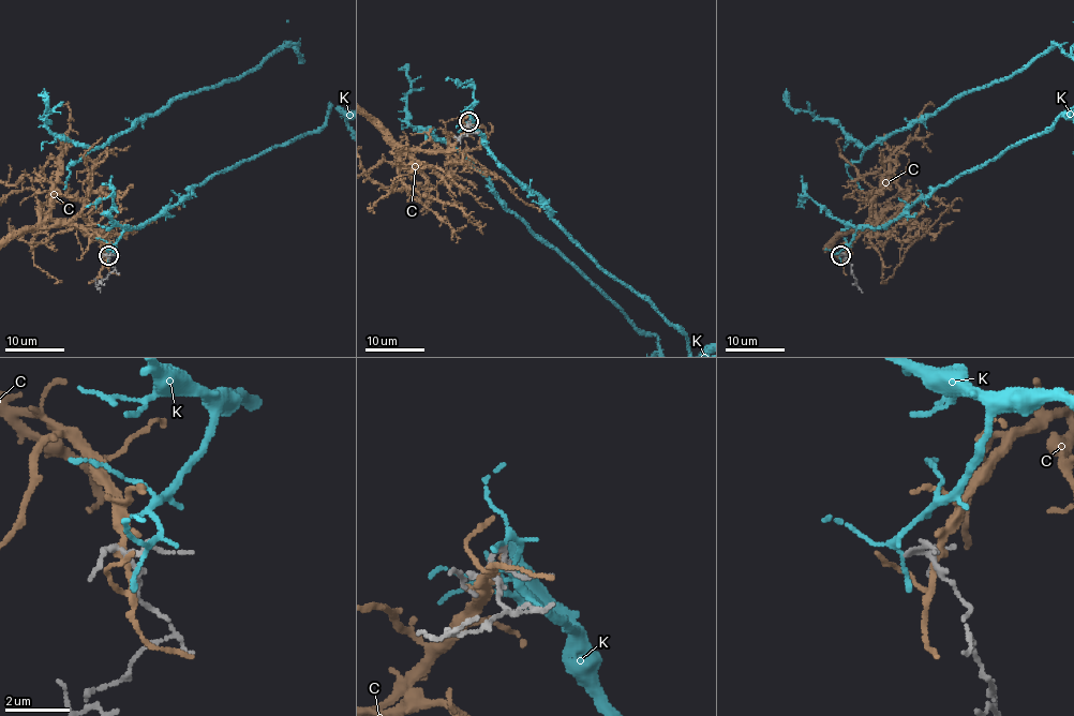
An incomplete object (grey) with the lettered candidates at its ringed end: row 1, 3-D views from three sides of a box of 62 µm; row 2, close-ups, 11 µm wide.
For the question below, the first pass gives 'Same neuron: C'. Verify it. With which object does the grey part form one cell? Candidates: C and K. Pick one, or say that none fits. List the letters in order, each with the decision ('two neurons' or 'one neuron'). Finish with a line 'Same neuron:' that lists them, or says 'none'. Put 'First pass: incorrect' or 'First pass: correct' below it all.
C: two neurons
K: two neurons
Same neuron: none
First pass: incorrect

